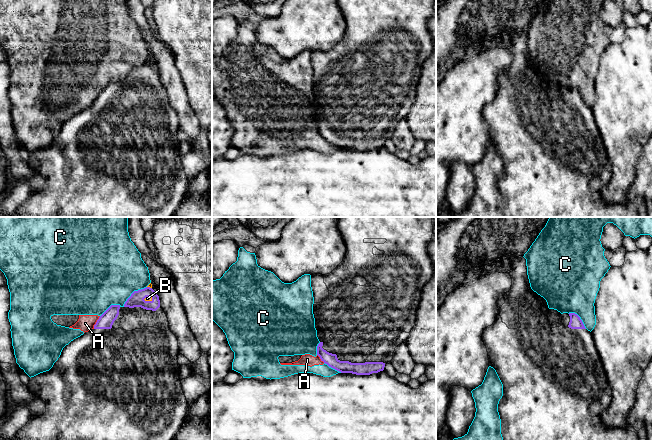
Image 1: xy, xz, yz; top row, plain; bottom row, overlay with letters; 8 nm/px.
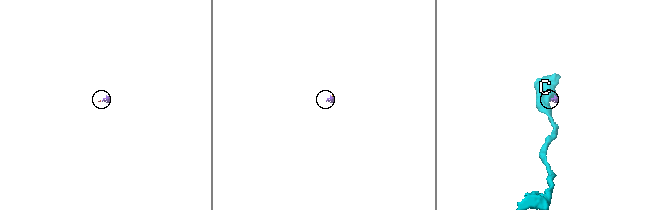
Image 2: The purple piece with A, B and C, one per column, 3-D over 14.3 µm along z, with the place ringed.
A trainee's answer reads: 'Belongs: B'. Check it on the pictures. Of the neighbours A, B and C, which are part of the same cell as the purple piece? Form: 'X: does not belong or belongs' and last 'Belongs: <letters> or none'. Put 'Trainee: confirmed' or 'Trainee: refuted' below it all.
A: does not belong
B: belongs
C: does not belong
Belongs: B
Trainee: confirmed

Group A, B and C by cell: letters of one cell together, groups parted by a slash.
A C / B

